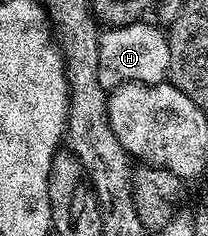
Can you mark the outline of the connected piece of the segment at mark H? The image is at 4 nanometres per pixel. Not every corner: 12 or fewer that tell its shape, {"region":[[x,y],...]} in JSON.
{"region":[[134,21],[100,32],[99,84],[163,83],[169,37]]}

